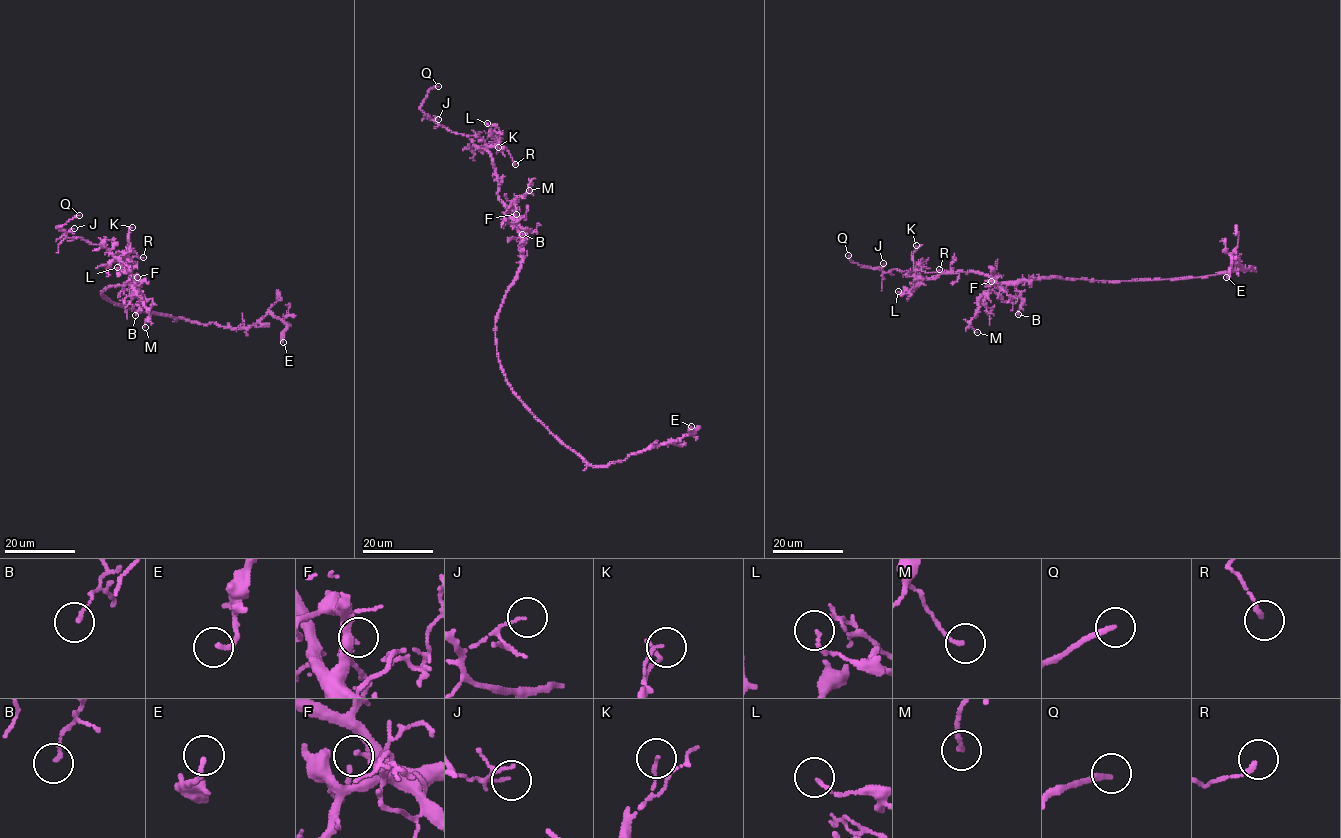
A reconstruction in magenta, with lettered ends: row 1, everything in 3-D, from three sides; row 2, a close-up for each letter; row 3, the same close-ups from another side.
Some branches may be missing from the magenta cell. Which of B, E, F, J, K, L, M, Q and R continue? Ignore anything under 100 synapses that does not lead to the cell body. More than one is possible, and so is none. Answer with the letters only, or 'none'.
Q

